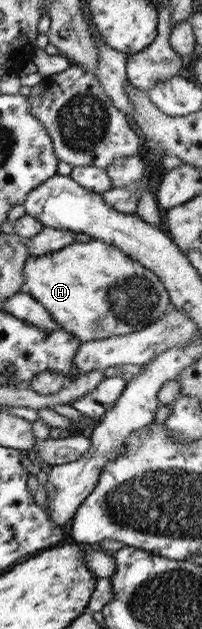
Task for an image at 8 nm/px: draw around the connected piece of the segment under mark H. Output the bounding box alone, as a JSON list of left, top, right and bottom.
[21,239,167,343]

